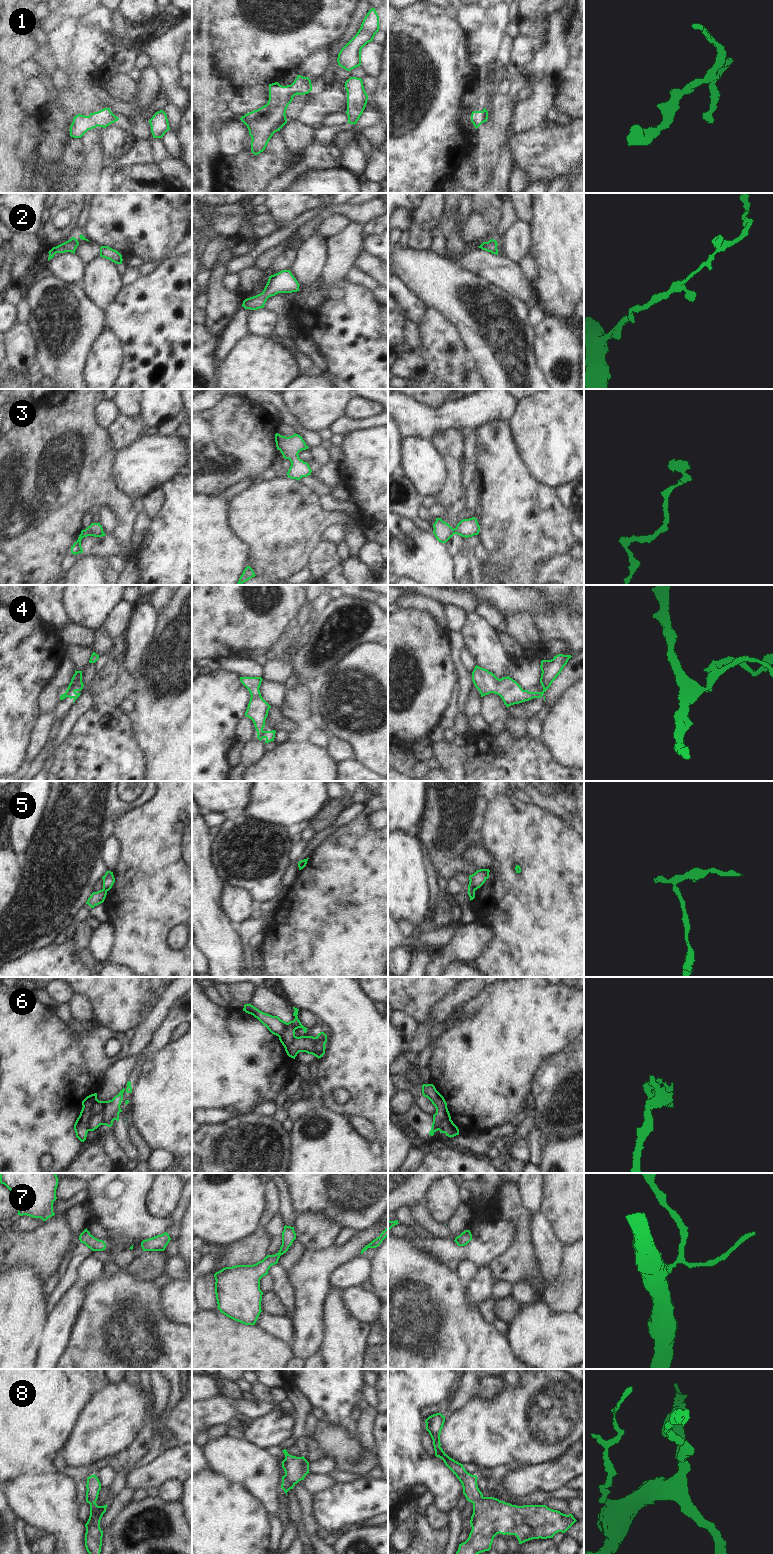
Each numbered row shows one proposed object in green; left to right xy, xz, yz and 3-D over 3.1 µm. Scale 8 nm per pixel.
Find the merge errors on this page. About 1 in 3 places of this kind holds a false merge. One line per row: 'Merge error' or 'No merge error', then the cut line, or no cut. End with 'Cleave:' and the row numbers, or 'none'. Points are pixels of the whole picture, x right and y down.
1: No merge error. No split
2: No merge error. No split
3: No merge error. No split
4: Merge error. Split along yz (533, 692), (535, 697)
5: Merge error. Split along yz (468, 889), (474, 891)
6: No merge error. No split
7: No merge error. No split
8: No merge error. No split
Cleave: 4, 5

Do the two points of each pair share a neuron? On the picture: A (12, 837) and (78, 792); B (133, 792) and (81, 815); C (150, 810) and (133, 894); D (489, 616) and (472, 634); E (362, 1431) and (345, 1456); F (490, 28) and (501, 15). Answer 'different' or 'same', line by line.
A: different
B: same
C: same
D: different
E: different
F: same

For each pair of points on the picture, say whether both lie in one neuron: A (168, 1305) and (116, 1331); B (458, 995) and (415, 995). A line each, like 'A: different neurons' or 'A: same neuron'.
A: different neurons
B: different neurons

